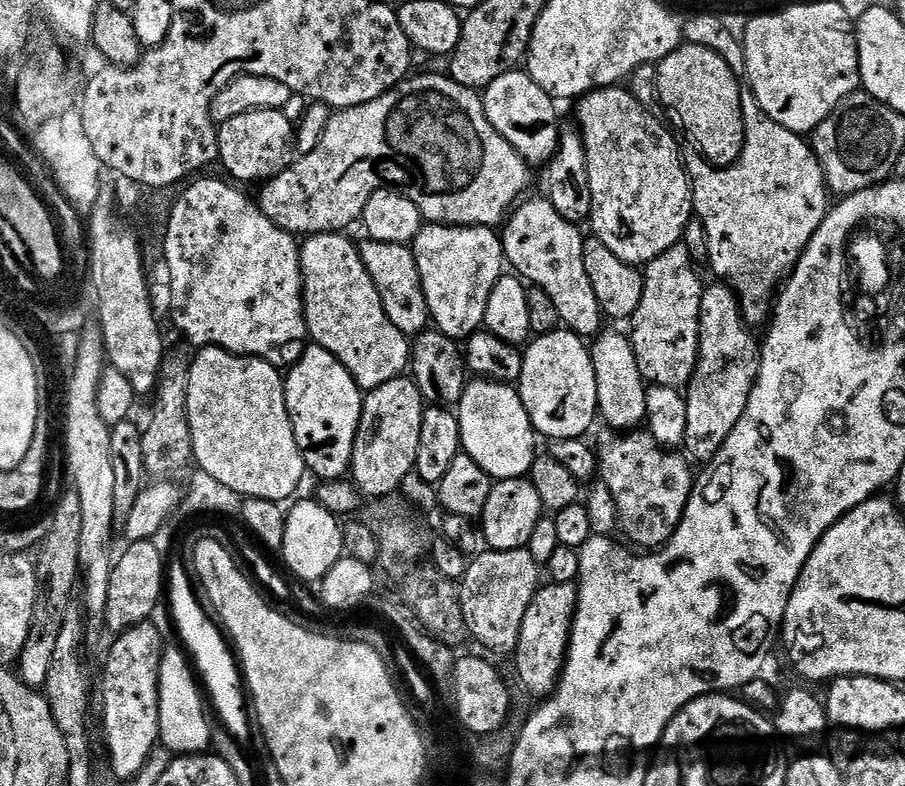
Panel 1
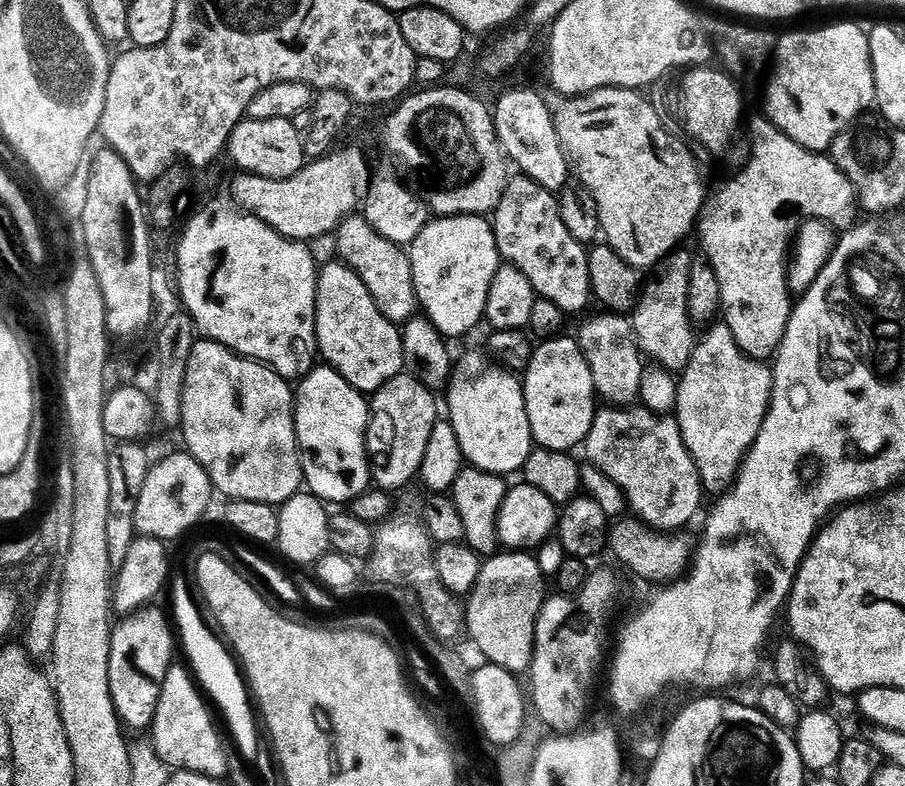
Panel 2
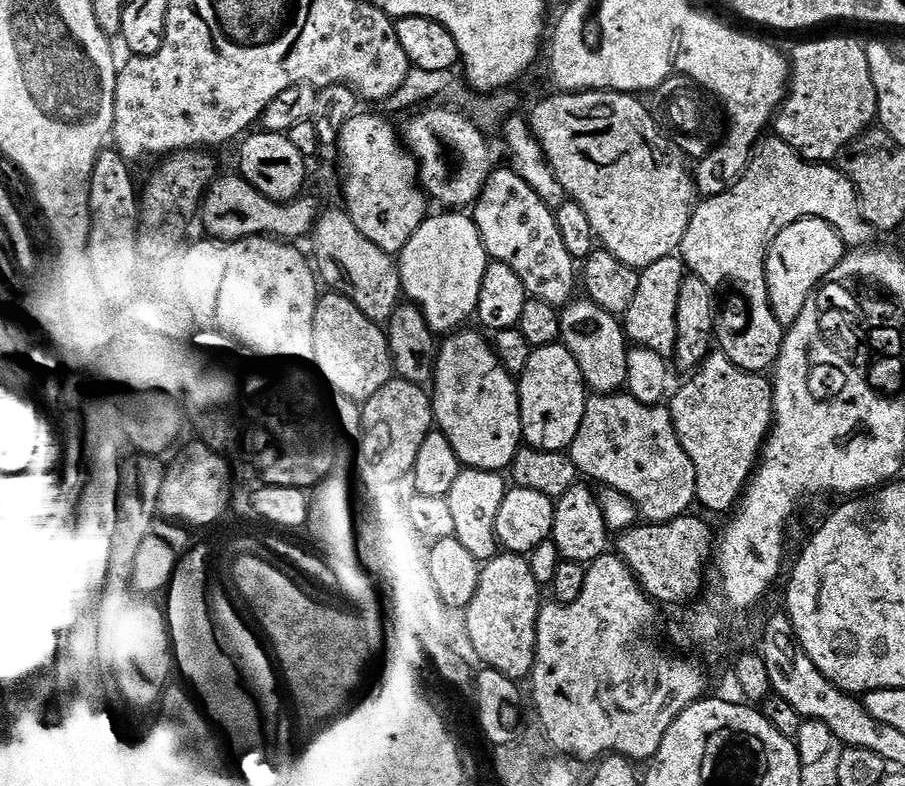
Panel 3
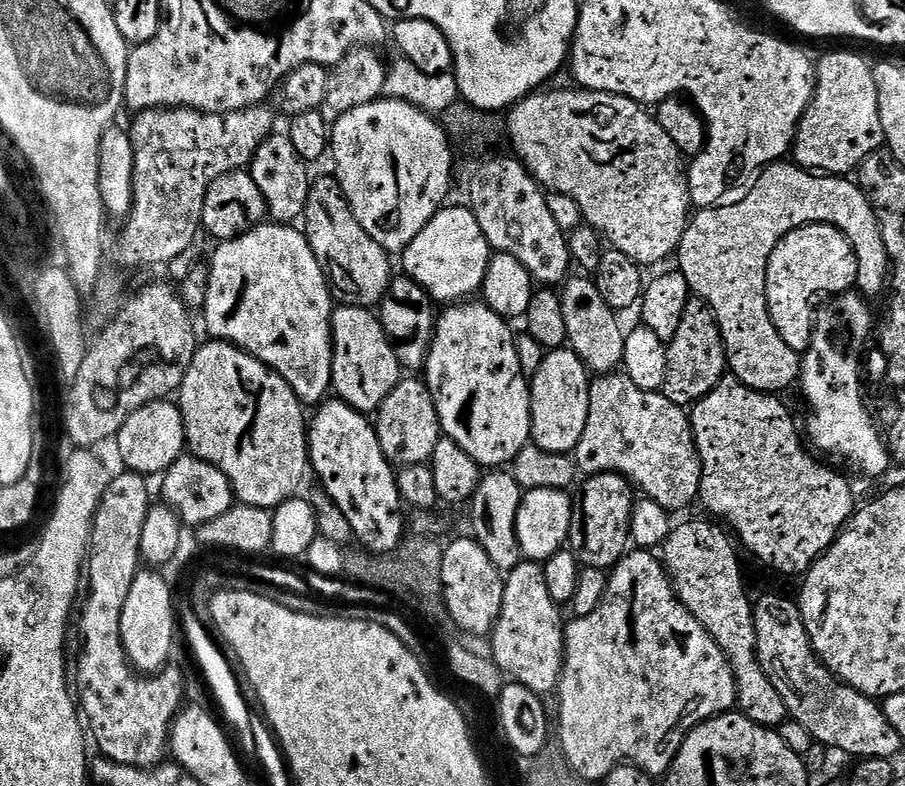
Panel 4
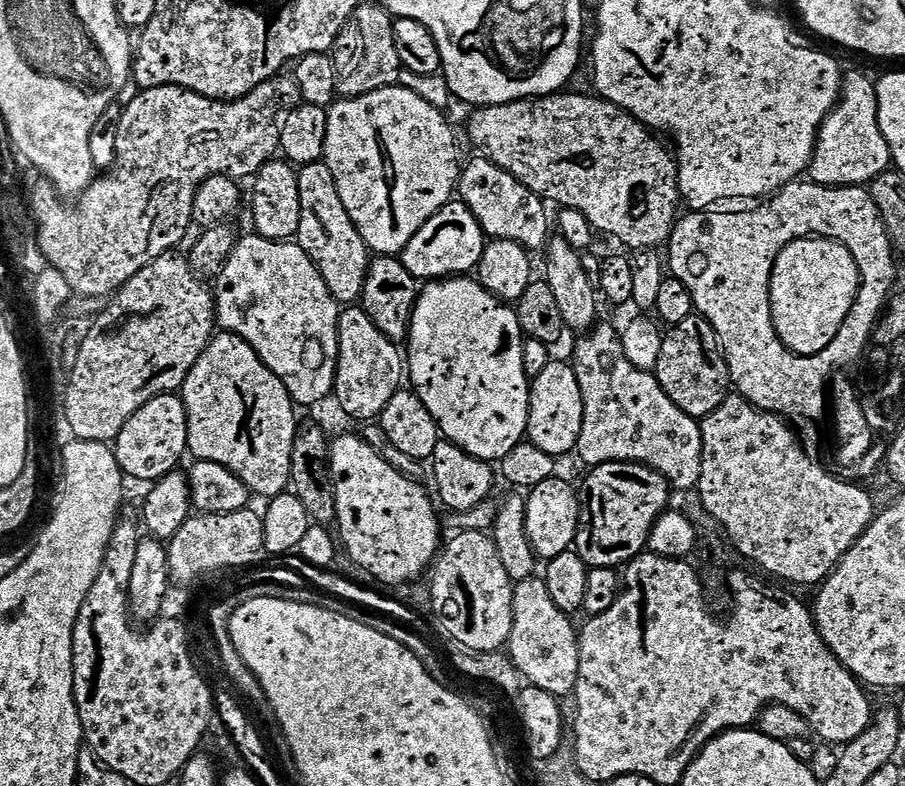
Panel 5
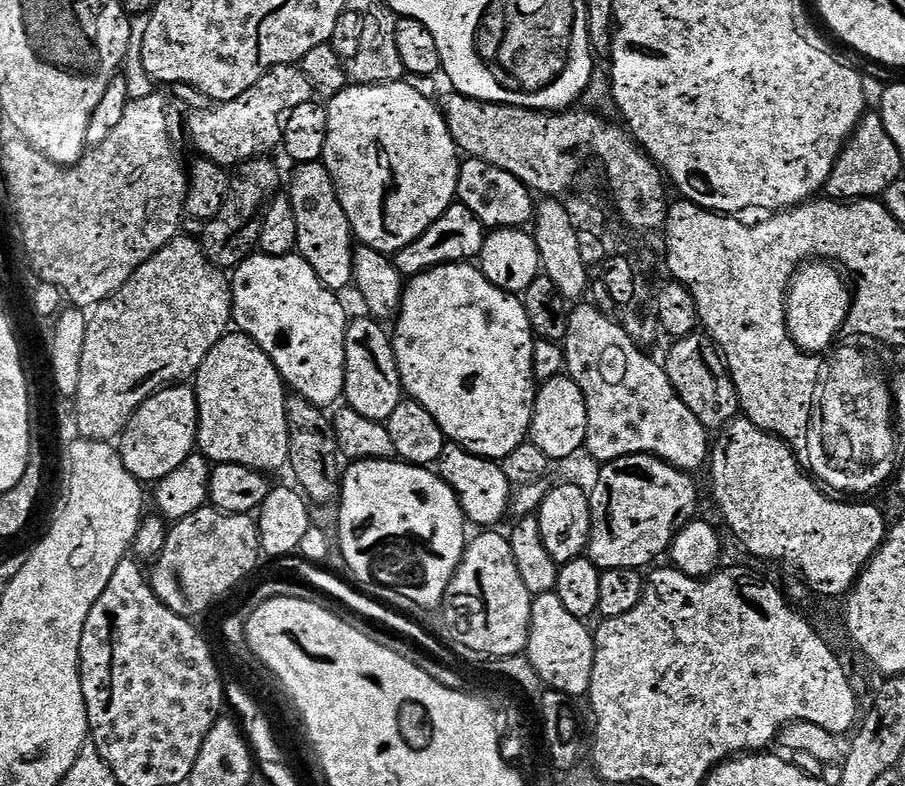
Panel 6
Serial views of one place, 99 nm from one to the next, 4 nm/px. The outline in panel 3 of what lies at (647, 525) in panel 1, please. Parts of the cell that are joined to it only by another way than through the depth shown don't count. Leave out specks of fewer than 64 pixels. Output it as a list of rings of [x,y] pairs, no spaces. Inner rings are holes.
[[[629,394],[593,395],[570,455],[581,477],[618,490],[636,503],[637,513],[645,521],[668,523],[697,503],[696,467],[678,438],[667,407],[644,405]]]

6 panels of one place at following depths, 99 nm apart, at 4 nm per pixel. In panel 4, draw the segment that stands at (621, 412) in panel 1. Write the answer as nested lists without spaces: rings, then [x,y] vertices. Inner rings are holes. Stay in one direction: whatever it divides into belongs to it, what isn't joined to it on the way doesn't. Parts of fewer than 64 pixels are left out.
[[[584,274],[579,275],[569,275],[559,289],[562,315],[566,318],[567,347],[578,354],[578,358],[589,373],[615,373],[623,362],[625,329],[620,329],[620,320],[616,317],[619,315],[606,302],[606,298],[598,294],[595,279]]]

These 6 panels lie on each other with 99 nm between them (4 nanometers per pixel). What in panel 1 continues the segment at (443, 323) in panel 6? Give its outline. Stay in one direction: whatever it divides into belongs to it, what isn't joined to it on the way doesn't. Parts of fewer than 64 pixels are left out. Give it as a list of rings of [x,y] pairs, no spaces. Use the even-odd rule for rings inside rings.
[[[483,378],[465,383],[458,415],[463,455],[474,458],[474,462],[478,462],[493,481],[519,480],[529,475],[538,457],[538,433],[530,422],[530,414],[526,414],[519,391],[513,385],[497,384]]]

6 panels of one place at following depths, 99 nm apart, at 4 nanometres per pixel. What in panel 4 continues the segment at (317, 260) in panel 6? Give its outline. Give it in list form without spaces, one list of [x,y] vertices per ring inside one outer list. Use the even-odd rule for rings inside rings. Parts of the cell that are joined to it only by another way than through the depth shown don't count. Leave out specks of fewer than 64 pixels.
[[[335,175],[320,176],[311,181],[308,189],[308,201],[302,217],[302,231],[310,242],[310,250],[314,250],[320,263],[329,269],[337,268],[348,280],[331,281],[332,295],[340,304],[352,304],[356,308],[375,309],[388,292],[388,283],[394,278],[390,253],[354,218],[354,210],[350,210],[350,202],[346,202],[342,186]]]

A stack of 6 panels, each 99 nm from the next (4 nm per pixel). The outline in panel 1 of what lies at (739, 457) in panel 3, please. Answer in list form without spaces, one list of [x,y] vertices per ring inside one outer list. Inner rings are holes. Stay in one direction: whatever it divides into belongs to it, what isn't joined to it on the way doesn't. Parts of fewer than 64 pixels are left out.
[[[727,286],[720,288],[707,287],[700,307],[700,357],[696,359],[696,369],[692,381],[686,389],[686,432],[682,443],[700,460],[711,461],[726,442],[728,435],[738,426],[746,406],[750,402],[752,387],[756,385],[758,370],[760,369],[759,339],[752,337],[753,329],[744,322],[744,315],[740,312],[740,300],[735,292]]]

